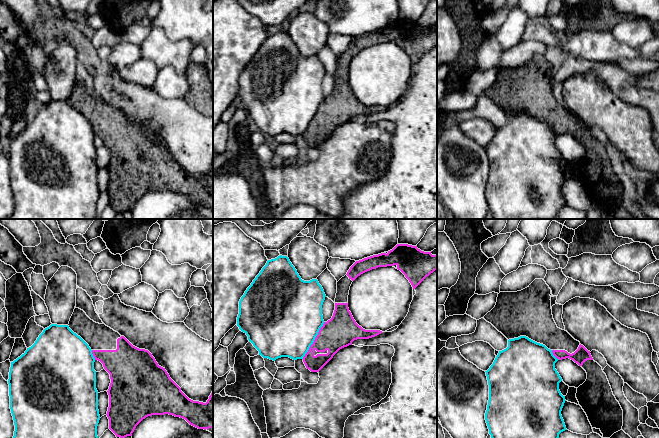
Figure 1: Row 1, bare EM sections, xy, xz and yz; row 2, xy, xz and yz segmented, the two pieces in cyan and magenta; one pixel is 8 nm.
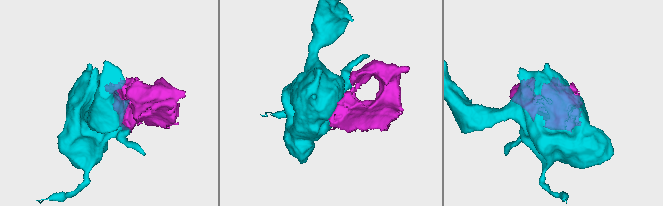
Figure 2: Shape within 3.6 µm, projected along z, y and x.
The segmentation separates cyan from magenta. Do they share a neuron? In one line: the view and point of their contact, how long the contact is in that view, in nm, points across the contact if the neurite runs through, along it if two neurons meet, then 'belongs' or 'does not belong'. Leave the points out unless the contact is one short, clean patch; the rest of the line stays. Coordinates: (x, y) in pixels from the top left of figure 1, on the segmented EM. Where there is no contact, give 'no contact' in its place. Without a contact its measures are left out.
meets cyan in xz at (314, 339); contact 340 nm long; border along xz (324, 322), (313, 343), (302, 358); does not belong

